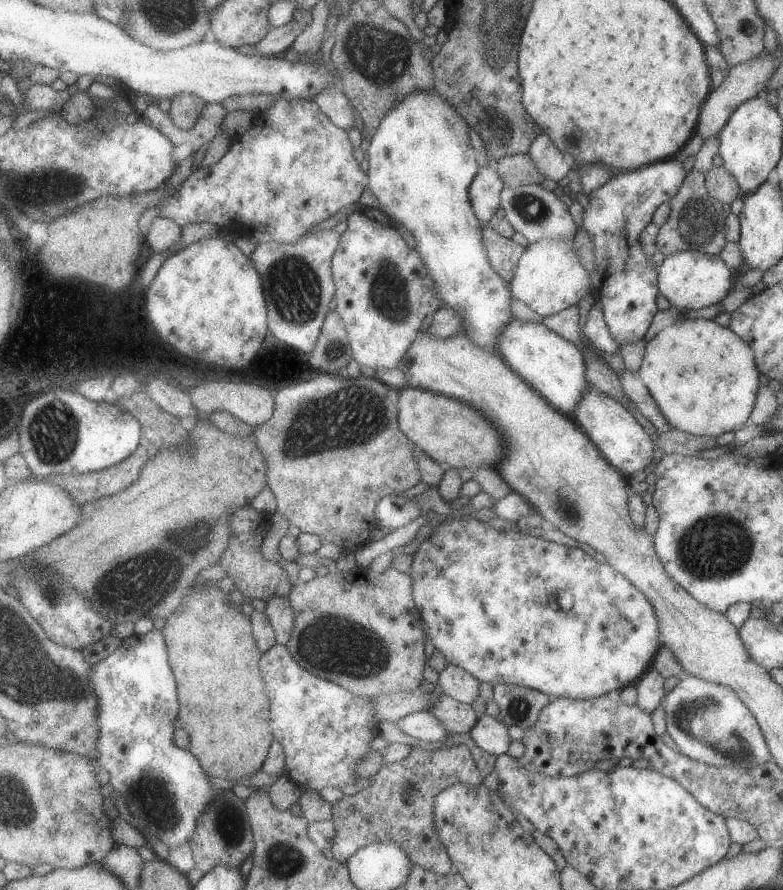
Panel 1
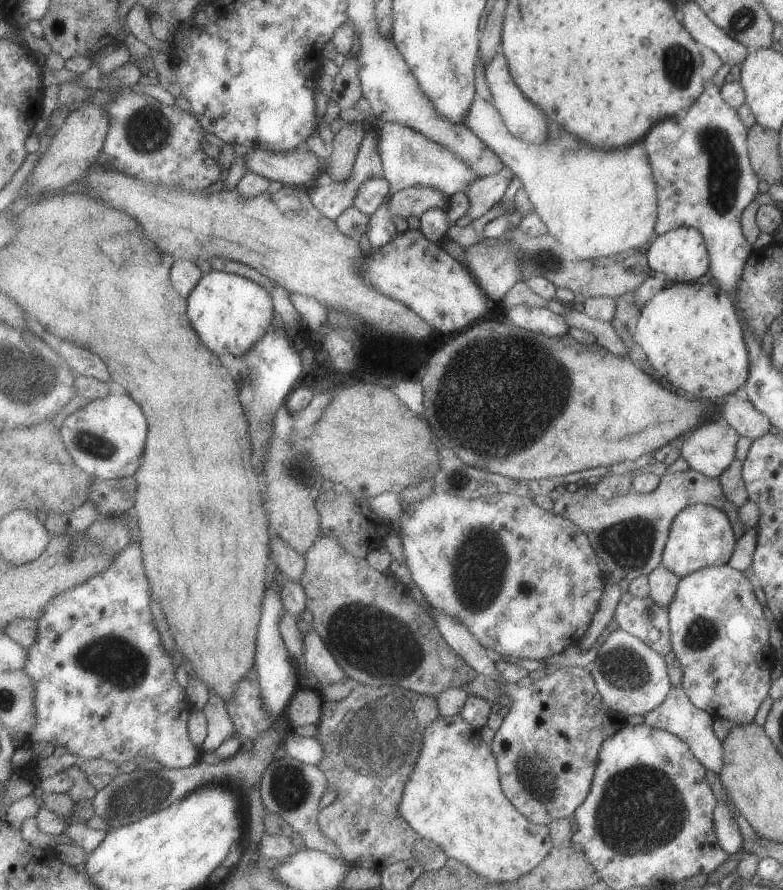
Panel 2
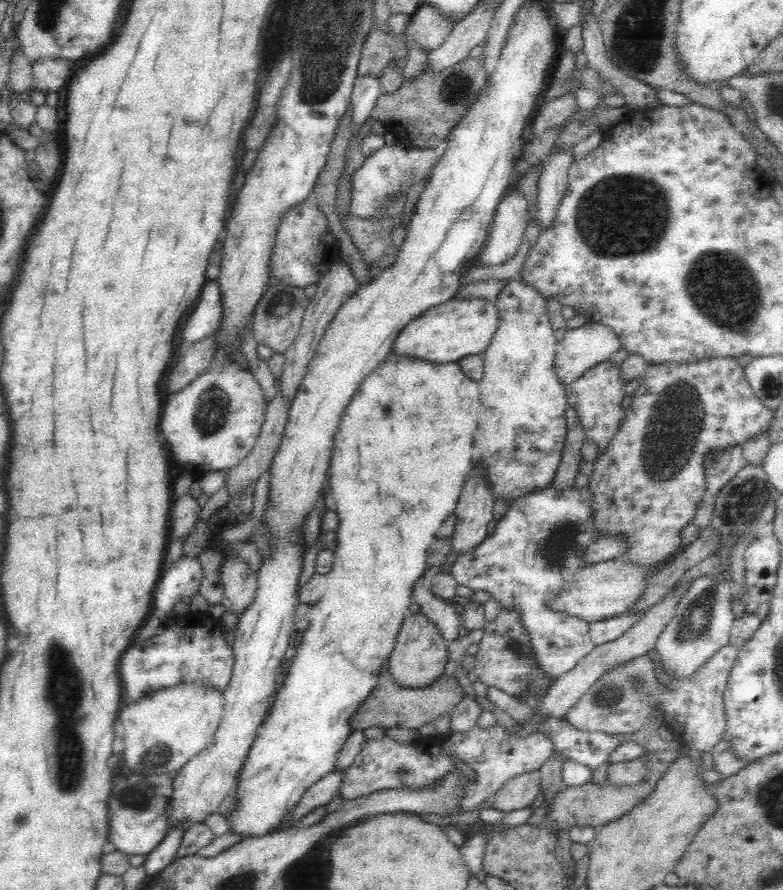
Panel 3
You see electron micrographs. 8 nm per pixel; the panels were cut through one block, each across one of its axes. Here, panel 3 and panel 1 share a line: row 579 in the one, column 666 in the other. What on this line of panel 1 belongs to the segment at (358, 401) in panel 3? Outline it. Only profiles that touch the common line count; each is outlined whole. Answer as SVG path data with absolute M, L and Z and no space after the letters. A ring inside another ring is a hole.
M687 318L657 332L645 342L638 375L672 428L700 437L716 438L743 424L750 418L760 386L751 347L729 327L711 319Z

